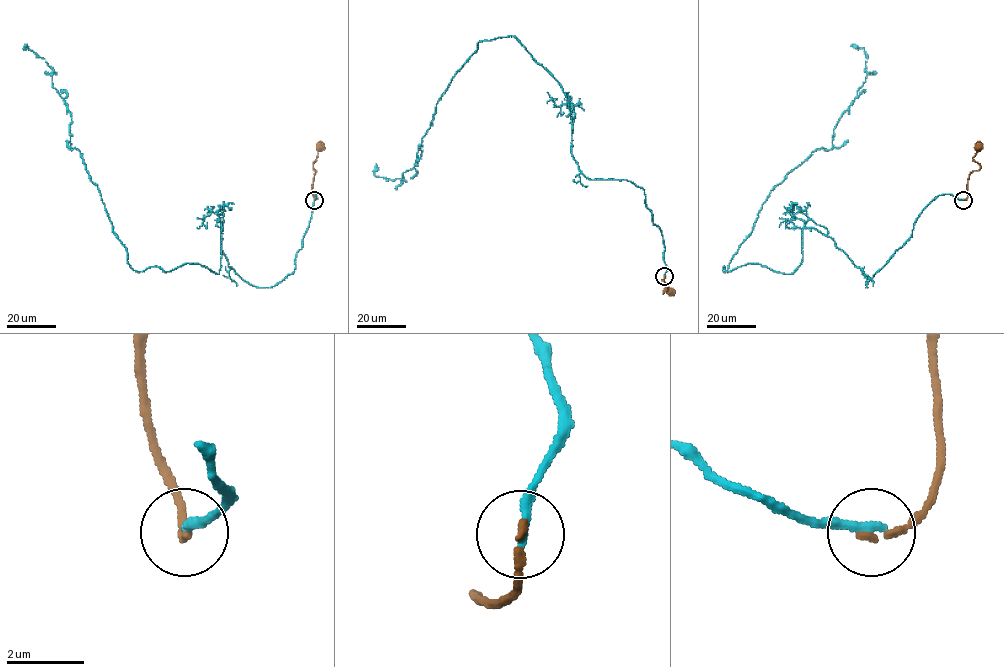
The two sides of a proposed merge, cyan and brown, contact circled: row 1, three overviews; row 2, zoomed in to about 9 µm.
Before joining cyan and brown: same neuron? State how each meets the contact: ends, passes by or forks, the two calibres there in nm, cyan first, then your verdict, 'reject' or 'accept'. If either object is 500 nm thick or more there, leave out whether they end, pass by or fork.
cyan ends; brown ends; calibres 240 and 200 nm; reject

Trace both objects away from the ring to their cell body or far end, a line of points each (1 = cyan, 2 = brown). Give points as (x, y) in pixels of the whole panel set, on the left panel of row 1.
1: (314, 200), (273, 286), (228, 266), (222, 227), (218, 274), (137, 272), (26, 46)
2: (314, 200), (312, 184), (316, 170), (313, 163), (321, 146)

